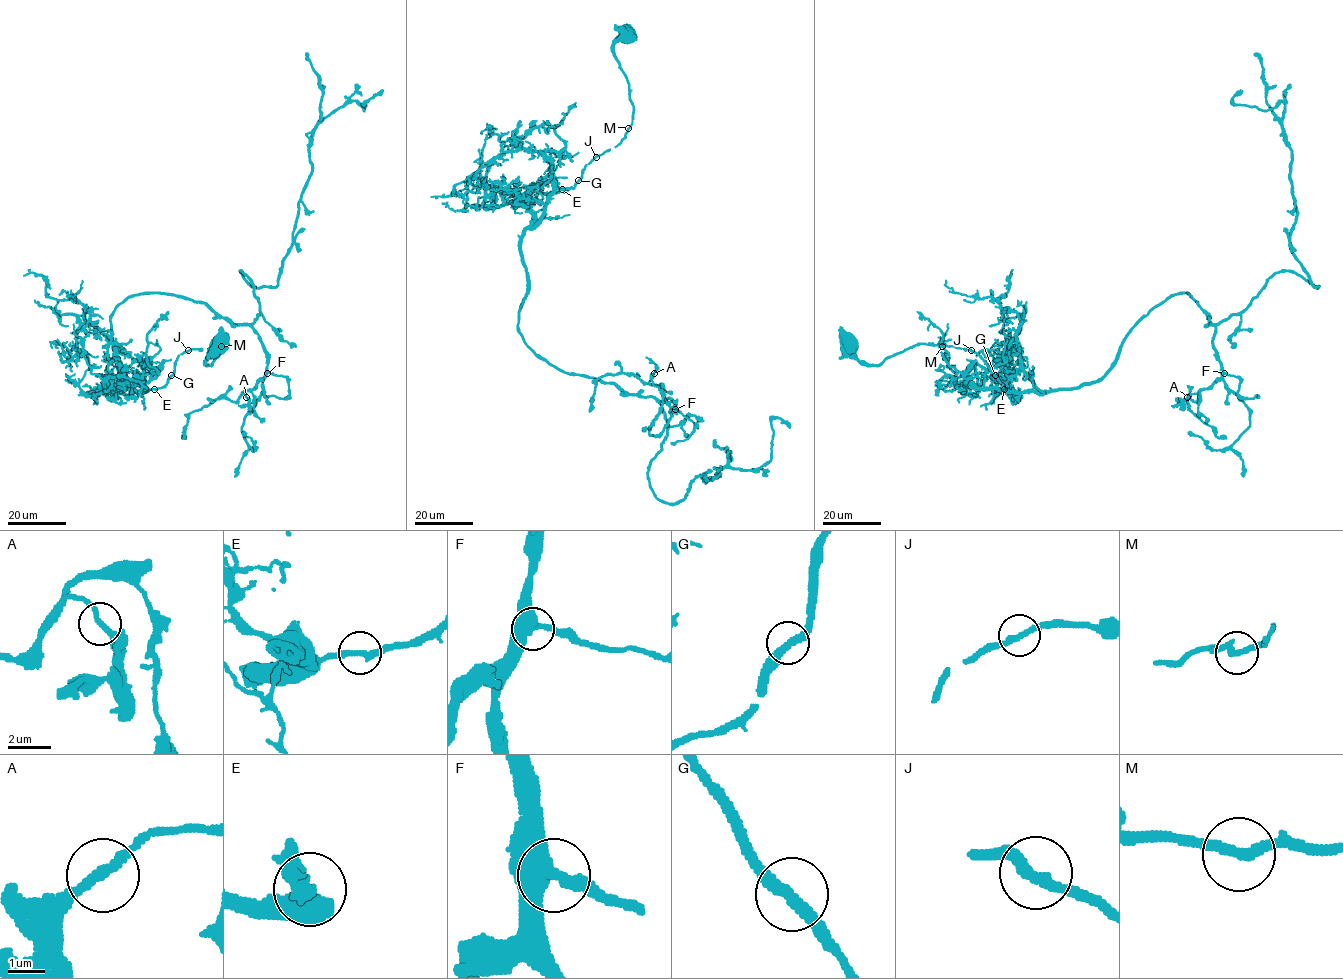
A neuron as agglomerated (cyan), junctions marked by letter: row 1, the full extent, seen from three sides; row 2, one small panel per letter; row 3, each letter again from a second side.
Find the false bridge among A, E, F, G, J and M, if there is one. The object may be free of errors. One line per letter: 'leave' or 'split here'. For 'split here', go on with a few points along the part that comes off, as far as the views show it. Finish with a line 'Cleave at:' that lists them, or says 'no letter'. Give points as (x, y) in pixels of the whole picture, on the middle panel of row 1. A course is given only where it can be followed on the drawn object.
A: leave
E: leave
F: leave
G: leave
J: leave
M: leave
Cleave at: no letter

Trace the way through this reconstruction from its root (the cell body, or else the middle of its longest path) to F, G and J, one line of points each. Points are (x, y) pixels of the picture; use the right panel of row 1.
F: (850, 340), (871, 365), (969, 349), (1042, 395), (1098, 381), (1187, 293), (1224, 373)
G: (850, 340), (845, 345), (861, 361), (871, 365), (881, 364), (920, 344), (969, 349), (995, 376)
J: (850, 340), (846, 339), (845, 345), (861, 361), (871, 365), (881, 364), (920, 344), (971, 350)

